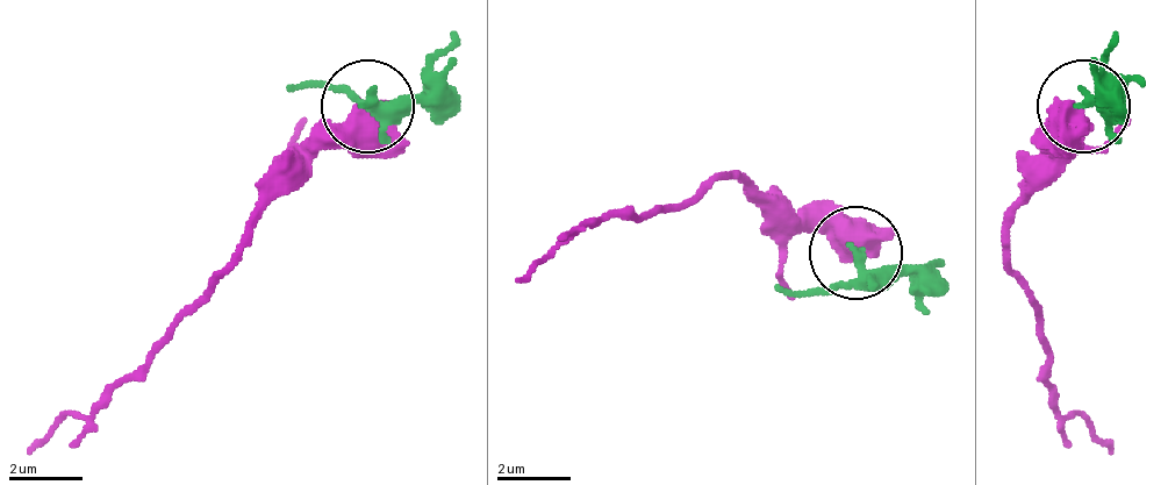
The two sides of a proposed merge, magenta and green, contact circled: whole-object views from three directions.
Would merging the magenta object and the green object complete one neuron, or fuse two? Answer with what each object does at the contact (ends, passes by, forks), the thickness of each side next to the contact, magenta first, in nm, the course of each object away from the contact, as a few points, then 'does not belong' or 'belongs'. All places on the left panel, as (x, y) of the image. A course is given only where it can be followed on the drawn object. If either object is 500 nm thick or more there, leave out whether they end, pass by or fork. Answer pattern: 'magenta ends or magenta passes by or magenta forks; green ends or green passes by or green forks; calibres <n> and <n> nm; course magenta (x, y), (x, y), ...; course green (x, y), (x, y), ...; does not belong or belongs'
calibres 800 and 200 nm; course magenta (365, 108), (263, 211), (226, 276), (160, 350), (30, 453); course green (365, 108), (421, 99), (458, 34); does not belong

